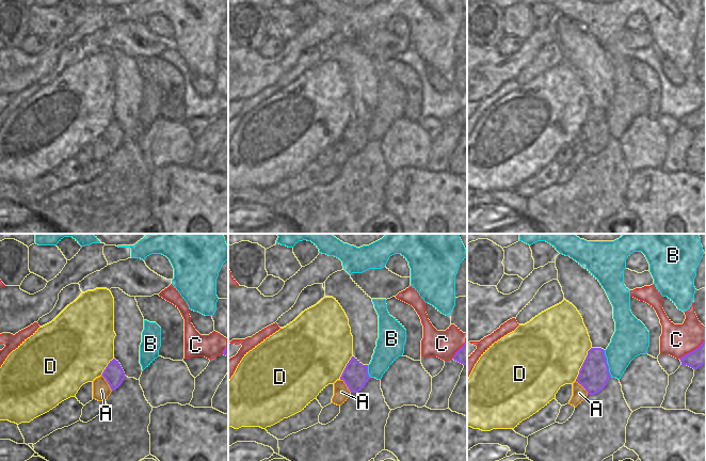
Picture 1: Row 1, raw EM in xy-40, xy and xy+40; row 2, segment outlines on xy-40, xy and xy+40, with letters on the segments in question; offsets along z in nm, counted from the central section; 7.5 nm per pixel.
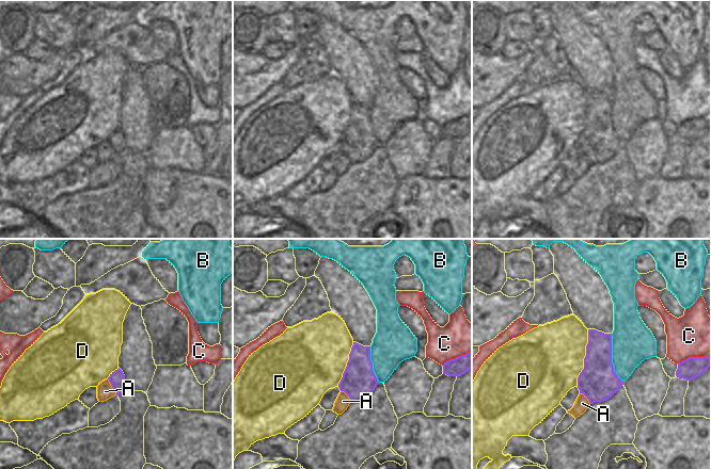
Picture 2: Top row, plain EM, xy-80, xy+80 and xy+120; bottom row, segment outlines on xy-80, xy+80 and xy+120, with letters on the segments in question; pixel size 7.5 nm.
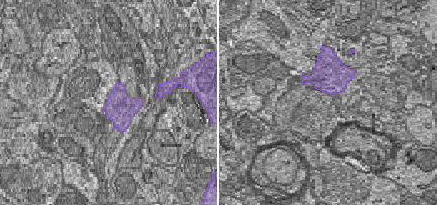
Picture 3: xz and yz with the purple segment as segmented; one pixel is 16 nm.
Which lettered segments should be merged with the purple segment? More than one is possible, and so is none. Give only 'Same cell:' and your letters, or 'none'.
Same cell: none

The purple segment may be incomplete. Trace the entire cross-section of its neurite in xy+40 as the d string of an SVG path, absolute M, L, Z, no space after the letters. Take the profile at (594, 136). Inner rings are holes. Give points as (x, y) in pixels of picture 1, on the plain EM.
M591 109L579 131L576 143L588 153L588 156L595 156L605 149L610 139L605 111Z

